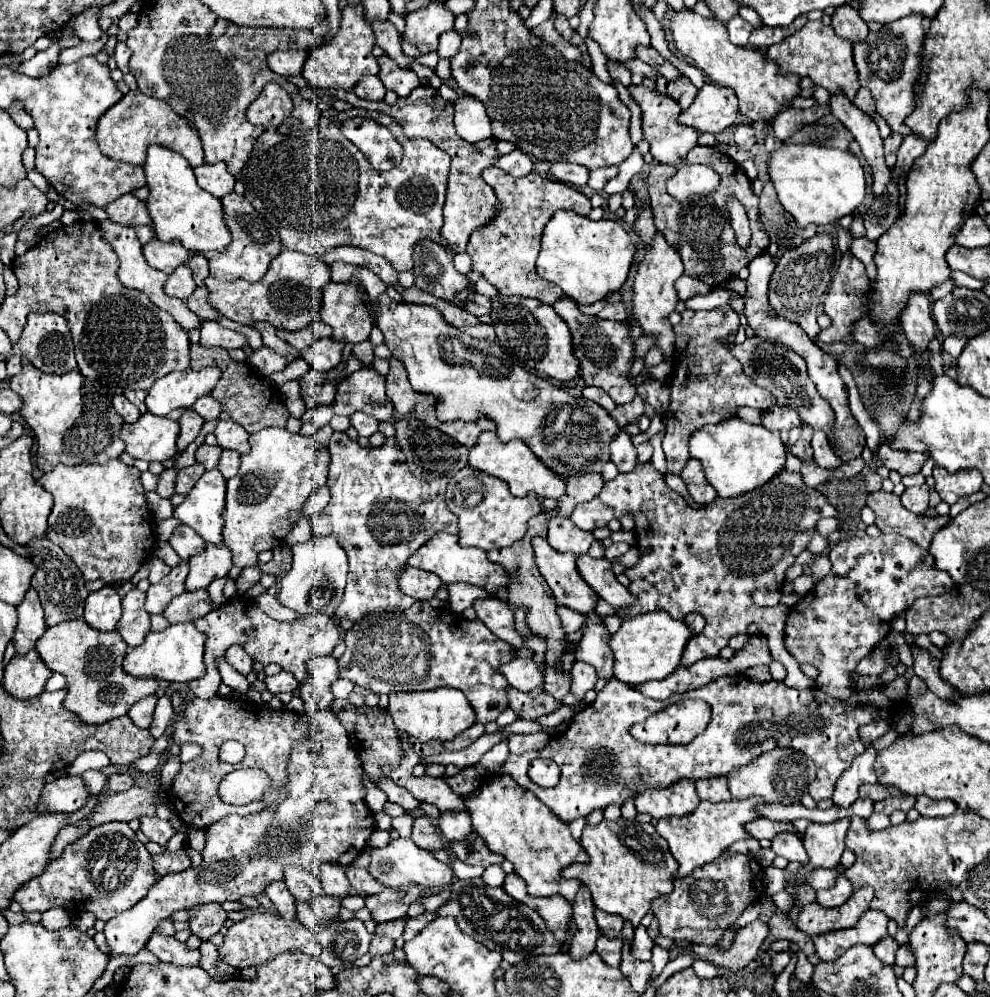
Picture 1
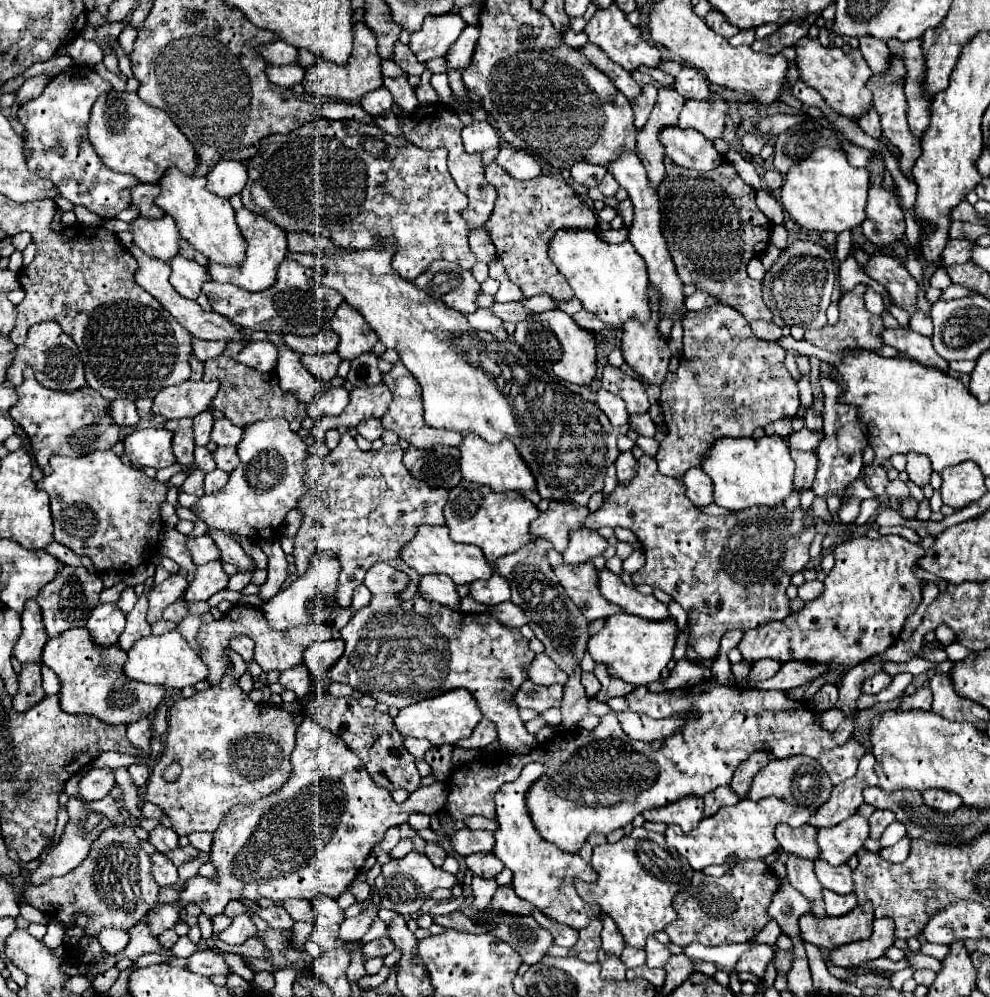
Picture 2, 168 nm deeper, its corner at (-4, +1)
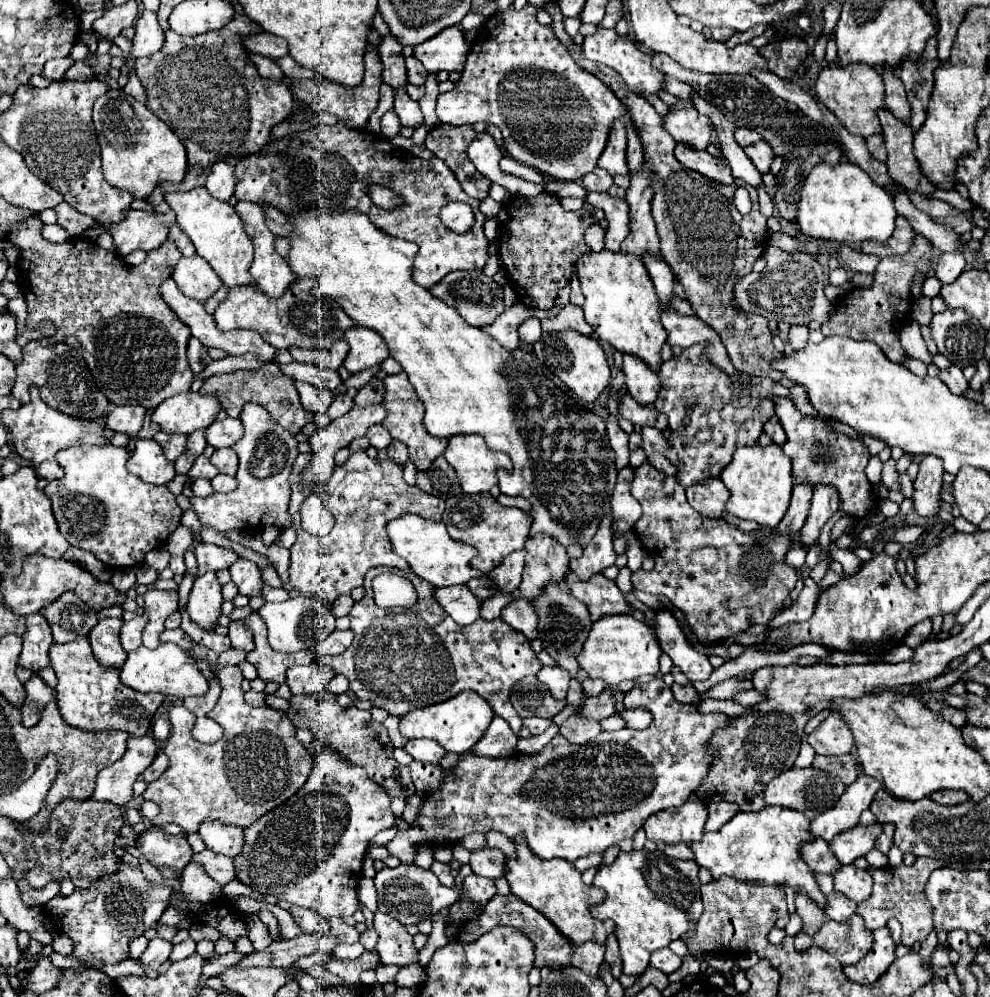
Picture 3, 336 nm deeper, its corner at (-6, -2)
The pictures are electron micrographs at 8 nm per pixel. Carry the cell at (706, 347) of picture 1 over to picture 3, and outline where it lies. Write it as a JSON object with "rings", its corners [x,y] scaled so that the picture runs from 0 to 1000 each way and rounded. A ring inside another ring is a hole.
{"rings":[[[700,346],[690,350],[686,358],[670,364],[666,370],[668,376],[668,396],[662,402],[662,408],[674,416],[676,420],[676,452],[674,460],[684,470],[684,482],[690,488],[700,486],[702,482],[714,478],[726,478],[730,468],[738,462],[740,452],[751,446],[763,446],[771,426],[783,416],[783,402],[779,398],[799,400],[799,390],[777,378],[757,378],[757,376],[734,376],[730,370],[718,364],[718,360],[710,354],[712,346]]]}

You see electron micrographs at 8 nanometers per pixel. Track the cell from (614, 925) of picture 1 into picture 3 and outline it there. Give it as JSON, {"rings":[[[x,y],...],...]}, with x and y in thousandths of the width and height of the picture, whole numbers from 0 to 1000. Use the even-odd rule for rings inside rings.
{"rings":[[[617,936],[617,938],[613,940],[613,946],[611,946],[611,964],[617,968],[619,980],[625,982],[629,970],[627,970],[627,958],[625,958],[625,948],[623,948],[621,936]]]}

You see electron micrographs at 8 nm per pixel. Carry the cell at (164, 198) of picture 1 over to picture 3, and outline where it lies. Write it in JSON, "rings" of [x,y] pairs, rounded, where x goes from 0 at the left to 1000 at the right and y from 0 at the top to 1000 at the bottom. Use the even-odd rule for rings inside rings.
{"rings":[[[197,188],[187,194],[185,192],[169,194],[167,202],[177,212],[179,226],[197,246],[199,256],[203,256],[215,268],[215,272],[223,278],[223,282],[229,288],[256,286],[256,278],[252,278],[252,268],[256,264],[256,246],[249,234],[245,232],[237,208],[213,198],[207,188]]]}

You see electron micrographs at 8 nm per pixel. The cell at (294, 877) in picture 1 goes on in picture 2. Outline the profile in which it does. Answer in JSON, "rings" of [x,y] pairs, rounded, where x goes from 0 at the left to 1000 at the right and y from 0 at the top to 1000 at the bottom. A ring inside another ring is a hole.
{"rings":[[[322,899],[316,903],[318,909],[318,929],[336,929],[346,925],[346,913],[340,909],[336,901]]]}

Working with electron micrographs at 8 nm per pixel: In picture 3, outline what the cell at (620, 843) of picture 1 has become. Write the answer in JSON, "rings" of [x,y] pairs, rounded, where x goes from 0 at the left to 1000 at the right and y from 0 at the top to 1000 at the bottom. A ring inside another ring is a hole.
{"rings":[[[627,854],[623,862],[617,868],[605,868],[603,878],[599,884],[603,890],[609,890],[613,900],[603,906],[603,910],[597,910],[597,918],[601,922],[619,922],[621,924],[621,938],[625,942],[625,954],[629,962],[629,974],[647,978],[656,970],[656,960],[662,952],[674,950],[680,942],[686,942],[694,934],[700,934],[700,928],[704,926],[704,920],[708,918],[708,896],[706,888],[702,888],[694,878],[684,880],[674,880],[666,874],[662,860],[658,860],[654,854]]]}

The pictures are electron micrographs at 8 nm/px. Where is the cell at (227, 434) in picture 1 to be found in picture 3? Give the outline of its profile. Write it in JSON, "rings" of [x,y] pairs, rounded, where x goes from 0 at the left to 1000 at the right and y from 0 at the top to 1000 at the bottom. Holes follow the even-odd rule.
{"rings":[[[225,420],[217,422],[213,428],[209,428],[209,444],[213,444],[217,450],[223,448],[235,448],[239,440],[245,438],[245,426],[243,420]]]}

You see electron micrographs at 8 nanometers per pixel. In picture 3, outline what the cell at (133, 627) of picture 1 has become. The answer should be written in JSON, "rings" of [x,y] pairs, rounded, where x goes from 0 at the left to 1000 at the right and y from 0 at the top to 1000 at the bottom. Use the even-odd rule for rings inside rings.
{"rings":[[[146,615],[136,617],[132,623],[126,623],[122,629],[122,647],[130,655],[142,647],[142,633],[148,627]]]}

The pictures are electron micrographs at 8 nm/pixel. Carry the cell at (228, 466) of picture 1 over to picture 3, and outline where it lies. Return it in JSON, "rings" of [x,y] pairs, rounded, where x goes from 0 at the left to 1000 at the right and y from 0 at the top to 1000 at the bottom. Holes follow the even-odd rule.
{"rings":[[[219,450],[213,456],[213,464],[227,476],[237,476],[239,474],[239,456],[235,454],[235,450]]]}

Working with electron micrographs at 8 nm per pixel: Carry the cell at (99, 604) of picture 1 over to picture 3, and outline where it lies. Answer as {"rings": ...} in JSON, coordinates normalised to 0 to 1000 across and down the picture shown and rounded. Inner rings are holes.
{"rings":[[[106,619],[90,635],[94,657],[106,669],[122,669],[126,665],[128,655],[122,651],[122,645],[120,645],[122,627],[124,627],[124,621]]]}

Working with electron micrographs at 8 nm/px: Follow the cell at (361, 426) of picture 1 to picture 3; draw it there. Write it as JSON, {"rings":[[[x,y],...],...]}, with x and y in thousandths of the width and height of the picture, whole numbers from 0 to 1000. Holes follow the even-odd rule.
{"rings":[[[377,426],[377,428],[373,428],[373,430],[371,430],[371,440],[373,440],[373,444],[375,444],[377,448],[381,448],[381,450],[393,448],[393,444],[395,444],[395,436],[393,436],[393,432],[391,432],[387,426]]]}

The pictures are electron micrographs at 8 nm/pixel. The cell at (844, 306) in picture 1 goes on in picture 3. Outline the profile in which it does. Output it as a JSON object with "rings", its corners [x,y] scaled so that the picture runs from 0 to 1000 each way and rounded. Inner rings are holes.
{"rings":[[[924,238],[918,254],[910,256],[910,258],[893,258],[889,261],[886,272],[884,272],[883,280],[878,290],[862,290],[858,296],[854,296],[847,306],[845,312],[841,314],[841,318],[837,322],[831,324],[829,332],[833,338],[858,338],[864,342],[880,342],[884,346],[888,346],[888,350],[894,354],[894,358],[902,364],[910,364],[914,360],[914,352],[908,346],[908,340],[902,336],[902,326],[906,318],[912,318],[920,312],[920,282],[922,276],[926,272],[924,262],[926,260],[942,260],[942,250],[938,246],[938,242],[934,242],[934,238]]]}

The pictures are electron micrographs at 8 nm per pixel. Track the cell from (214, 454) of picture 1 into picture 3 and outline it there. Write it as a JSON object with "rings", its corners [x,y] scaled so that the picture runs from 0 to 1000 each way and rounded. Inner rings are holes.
{"rings":[[[201,456],[199,462],[195,464],[193,472],[191,472],[191,478],[193,480],[199,480],[199,478],[207,478],[207,480],[215,480],[221,472],[213,466],[213,462],[207,458],[207,456]]]}

